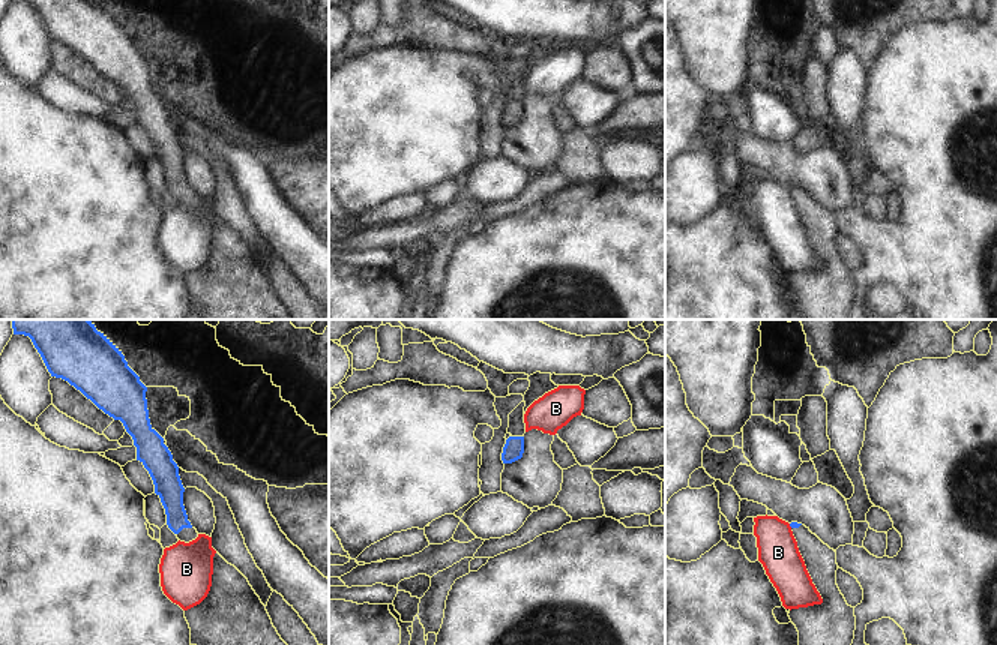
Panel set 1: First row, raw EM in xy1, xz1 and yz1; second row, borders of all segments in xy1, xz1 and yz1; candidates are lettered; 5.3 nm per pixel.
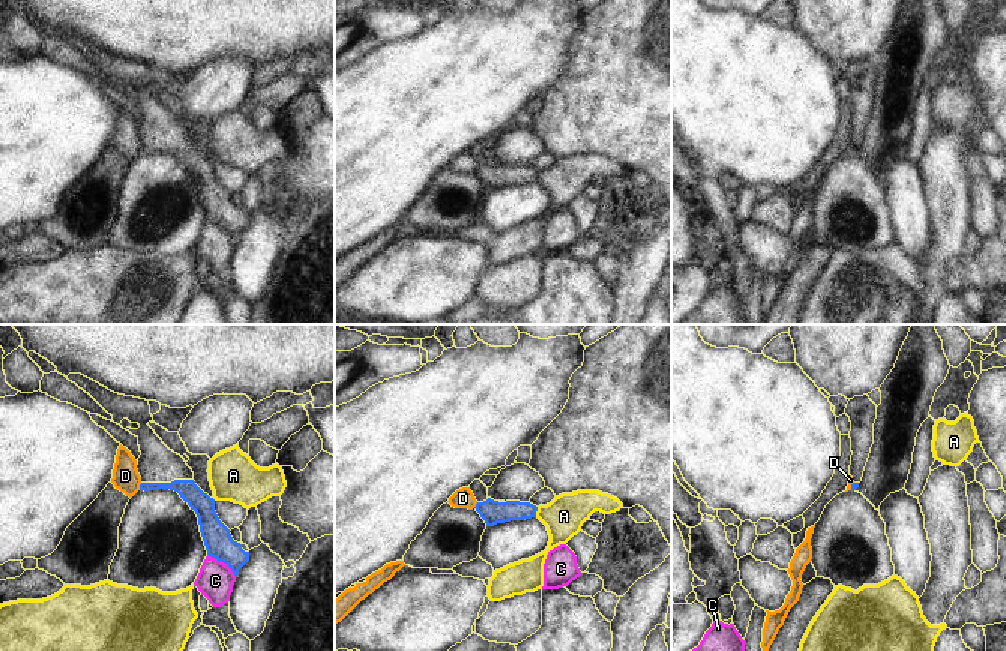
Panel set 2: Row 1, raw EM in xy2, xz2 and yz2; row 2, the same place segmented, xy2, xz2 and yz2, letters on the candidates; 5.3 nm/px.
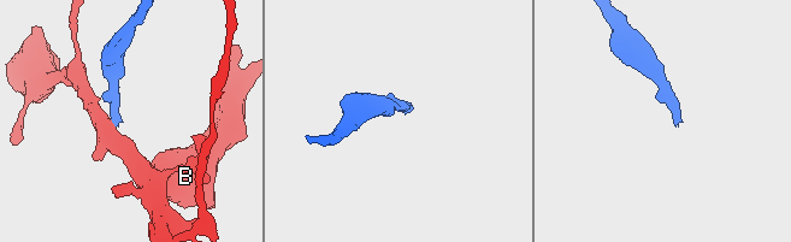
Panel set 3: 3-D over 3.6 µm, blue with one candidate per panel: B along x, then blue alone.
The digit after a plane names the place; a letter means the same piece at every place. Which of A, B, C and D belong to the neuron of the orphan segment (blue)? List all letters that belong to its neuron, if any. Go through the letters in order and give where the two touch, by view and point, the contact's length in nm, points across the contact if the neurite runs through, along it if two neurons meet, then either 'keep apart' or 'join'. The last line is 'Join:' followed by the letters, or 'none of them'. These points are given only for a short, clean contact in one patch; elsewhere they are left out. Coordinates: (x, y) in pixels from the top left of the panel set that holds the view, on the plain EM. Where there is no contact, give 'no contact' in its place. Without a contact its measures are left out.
A: contact xz2 (536, 174); length 60 nm; border xz2 (538, 171), (535, 180); keep apart
B: contact yz1 (790, 189); length 30 nm; border yz1 (789, 188), (792, 191); keep apart
C: contact xy2 (222, 225); length 200 nm; keep apart
D: contact xy2 (140, 150); length 40 nm; border xy2 (141, 147), (138, 153); keep apart
Join: none of them

